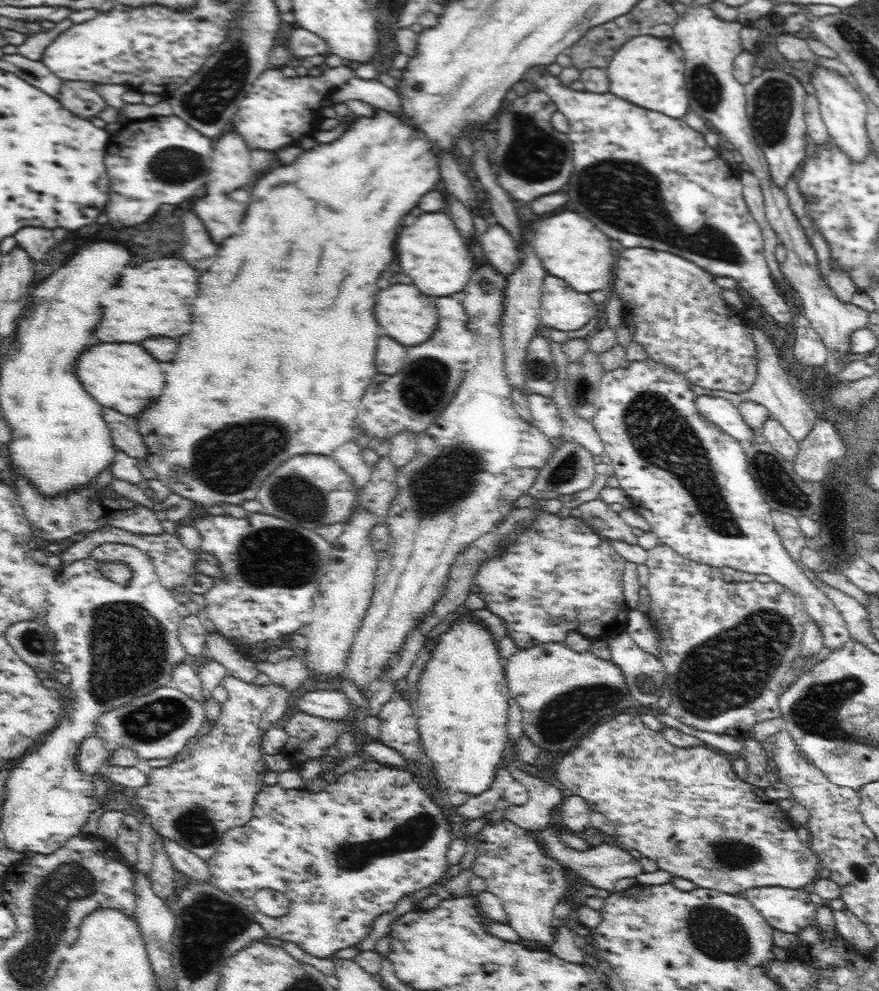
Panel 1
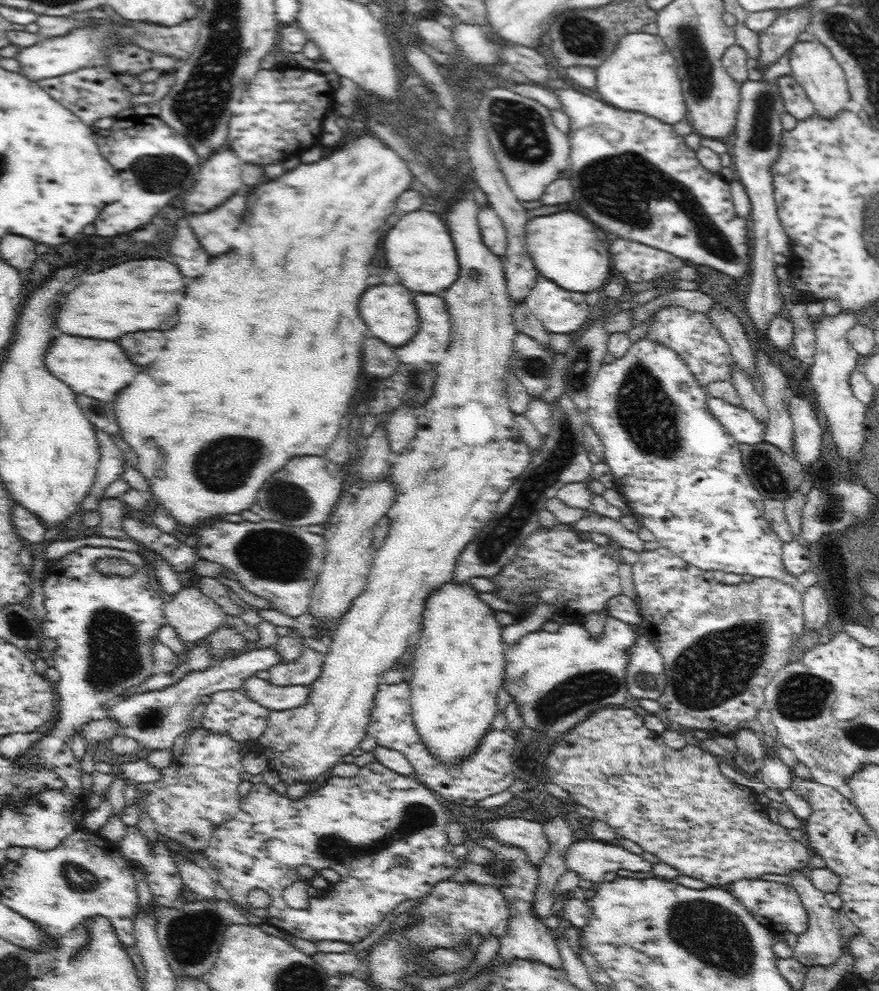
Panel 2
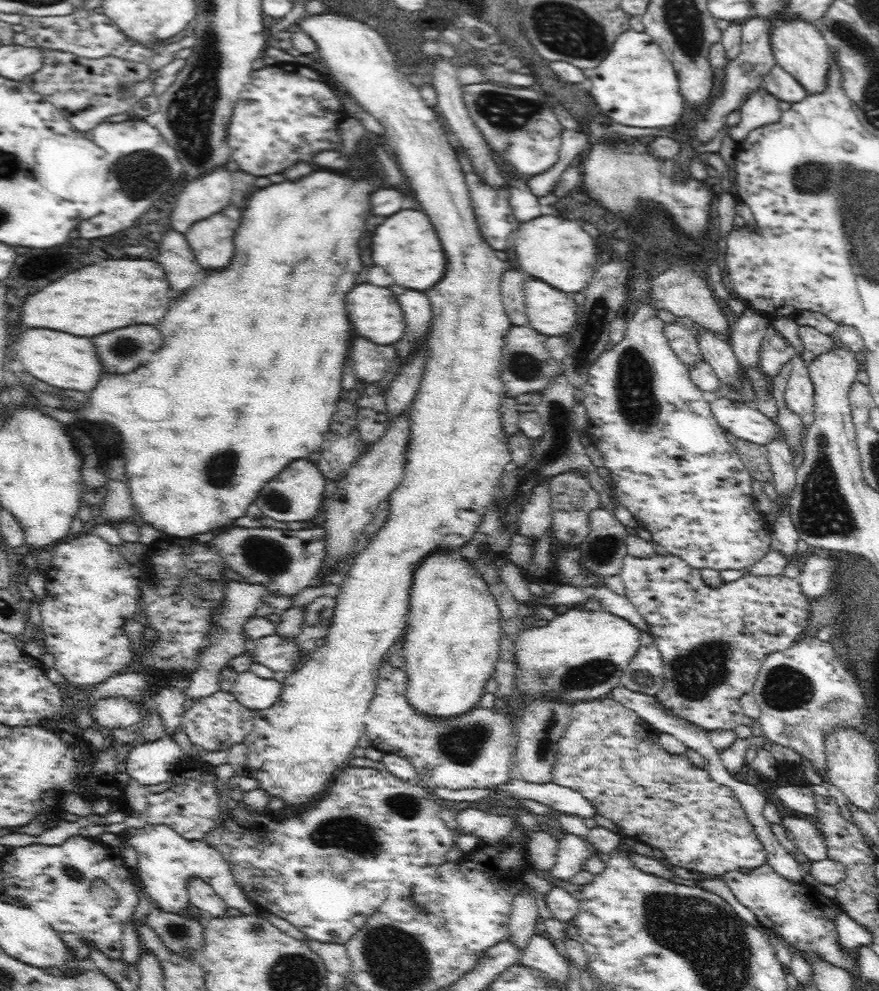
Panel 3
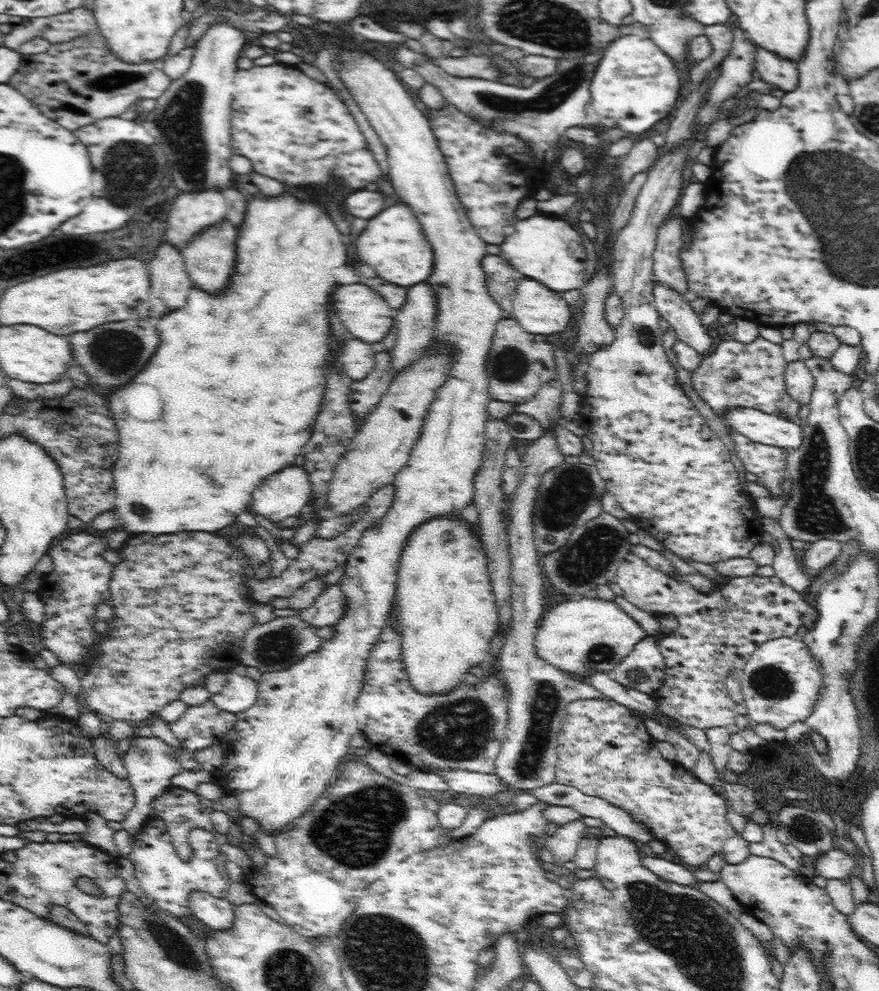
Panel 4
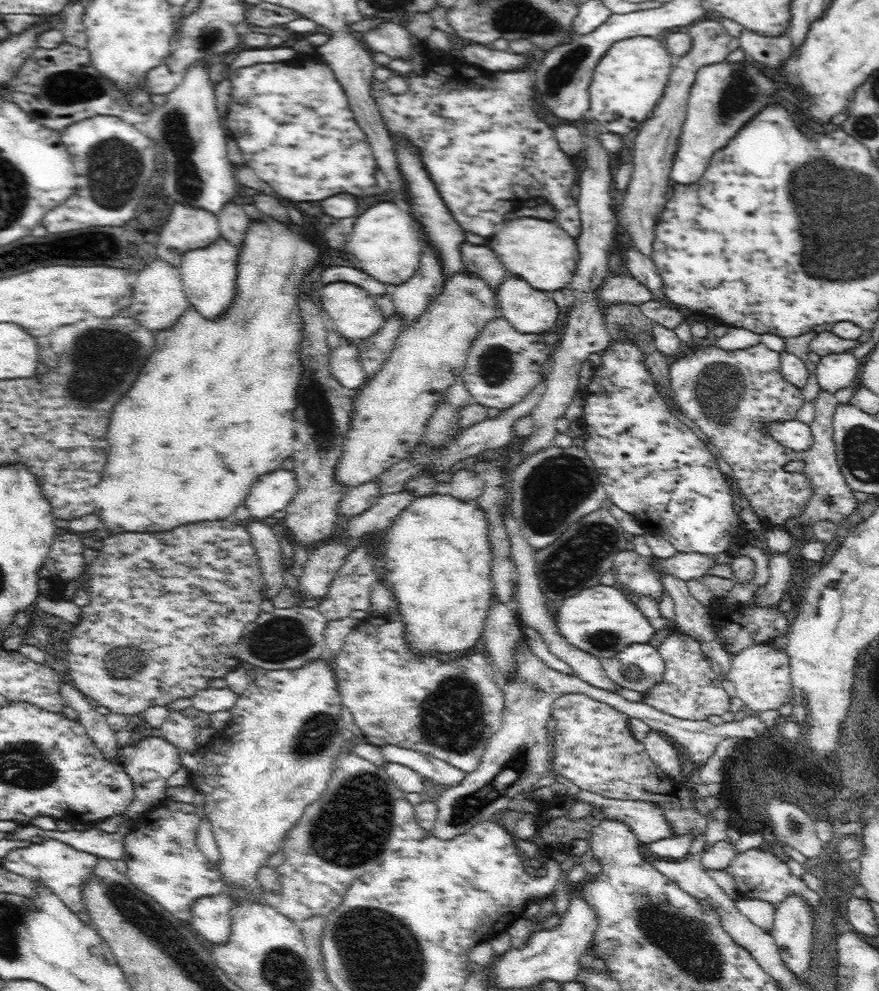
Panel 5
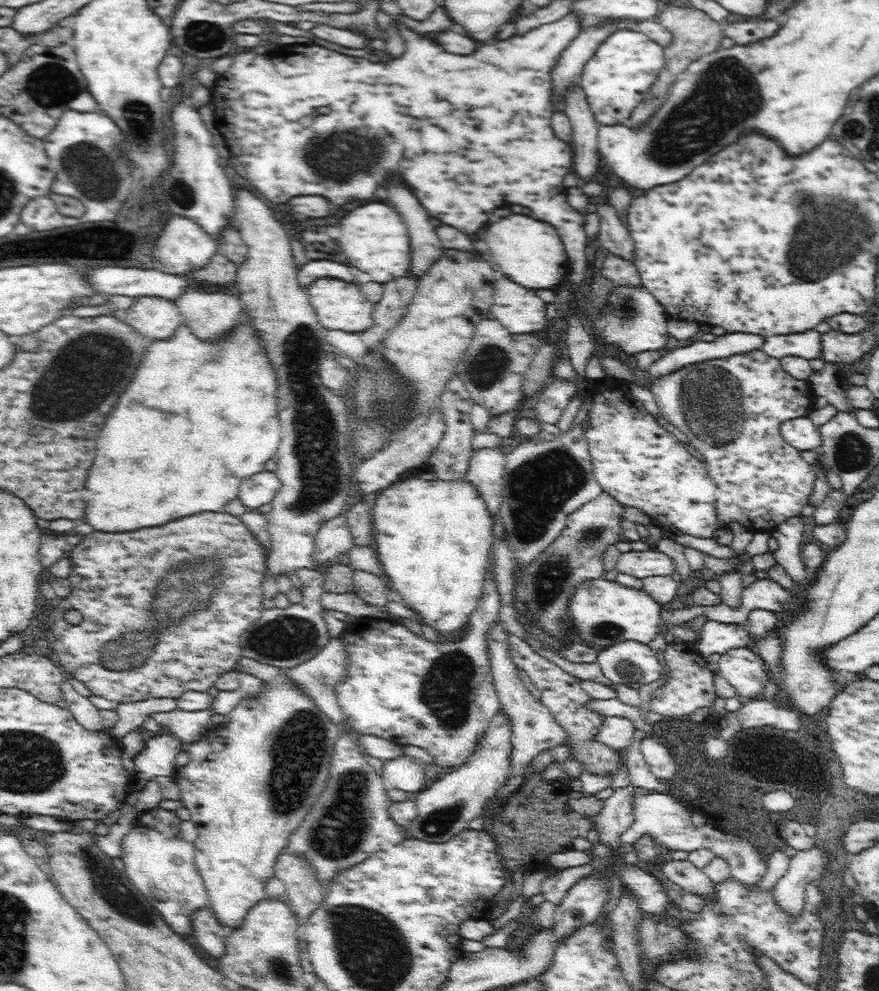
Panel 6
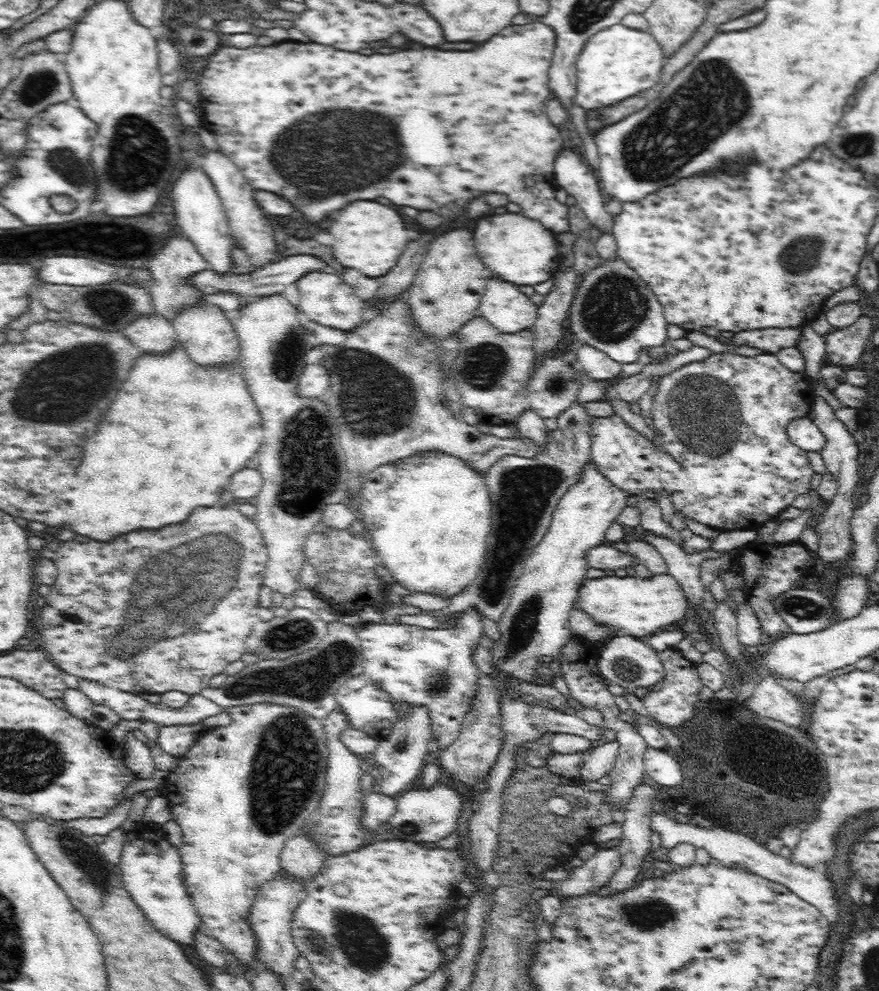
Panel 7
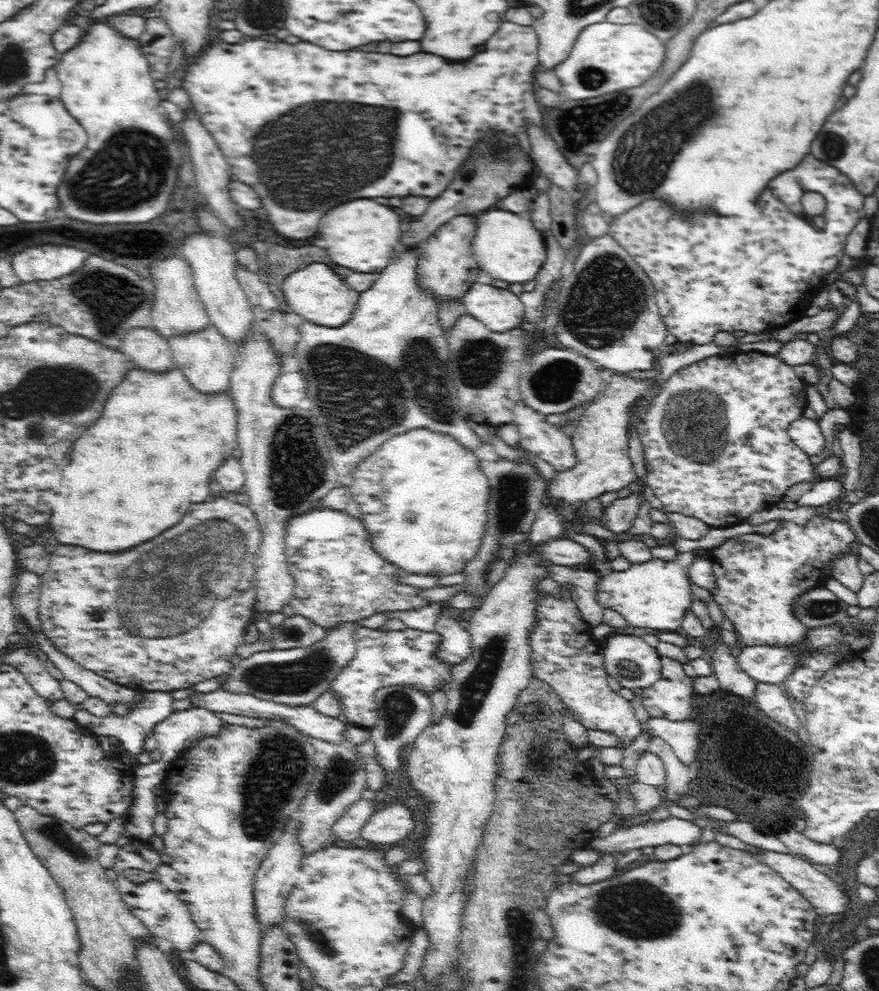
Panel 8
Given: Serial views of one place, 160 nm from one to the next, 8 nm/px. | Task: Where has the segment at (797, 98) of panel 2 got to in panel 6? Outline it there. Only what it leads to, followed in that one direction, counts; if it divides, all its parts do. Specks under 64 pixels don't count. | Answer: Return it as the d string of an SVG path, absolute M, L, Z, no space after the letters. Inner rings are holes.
M770 20L731 21L723 24L725 36L736 44L751 45L752 43L770 38L780 30L780 23Z

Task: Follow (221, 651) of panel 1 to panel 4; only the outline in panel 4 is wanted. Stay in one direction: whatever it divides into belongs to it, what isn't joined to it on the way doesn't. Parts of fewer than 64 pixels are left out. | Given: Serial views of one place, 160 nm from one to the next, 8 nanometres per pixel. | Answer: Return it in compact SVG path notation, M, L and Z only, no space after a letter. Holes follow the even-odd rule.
M238 665L231 668L227 673L227 681L222 691L218 694L213 694L210 699L216 706L237 714L251 707L257 701L257 694L258 682L247 675L246 666Z

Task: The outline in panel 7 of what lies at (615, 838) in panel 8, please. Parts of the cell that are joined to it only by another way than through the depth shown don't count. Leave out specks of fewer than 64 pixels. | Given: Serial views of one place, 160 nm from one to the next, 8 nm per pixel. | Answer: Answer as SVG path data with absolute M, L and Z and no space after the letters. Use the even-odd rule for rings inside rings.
M618 848L609 849L597 850L594 857L586 860L583 866L570 870L567 879L554 882L560 898L597 893L602 887L608 886L609 880L621 866Z

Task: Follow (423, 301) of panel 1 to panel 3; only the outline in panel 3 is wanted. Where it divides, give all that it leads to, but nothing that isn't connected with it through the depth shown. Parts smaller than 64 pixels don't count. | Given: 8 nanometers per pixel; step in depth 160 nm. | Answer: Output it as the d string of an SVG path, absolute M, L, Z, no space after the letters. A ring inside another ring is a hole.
M360 284L346 294L346 308L356 332L376 344L387 347L396 344L404 336L404 326L406 326L404 312L400 312L400 306L396 304L396 296L390 292L390 288Z

